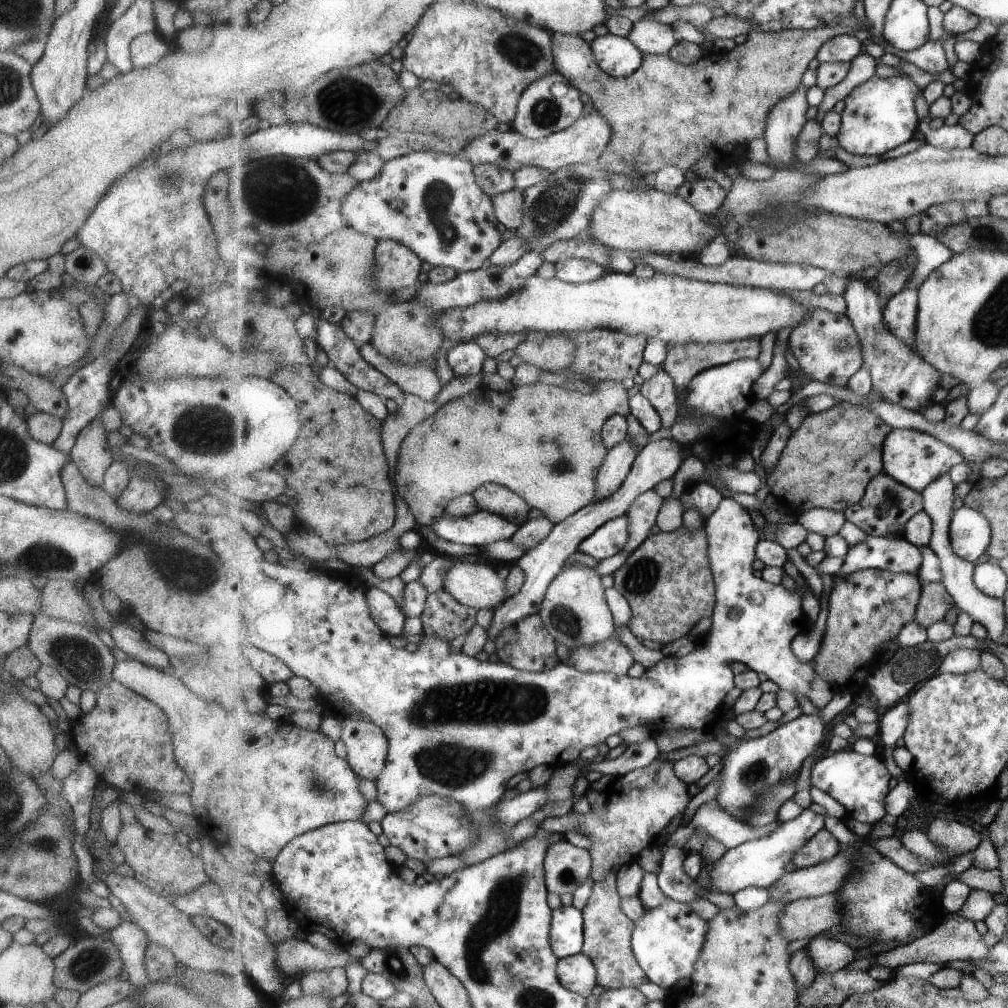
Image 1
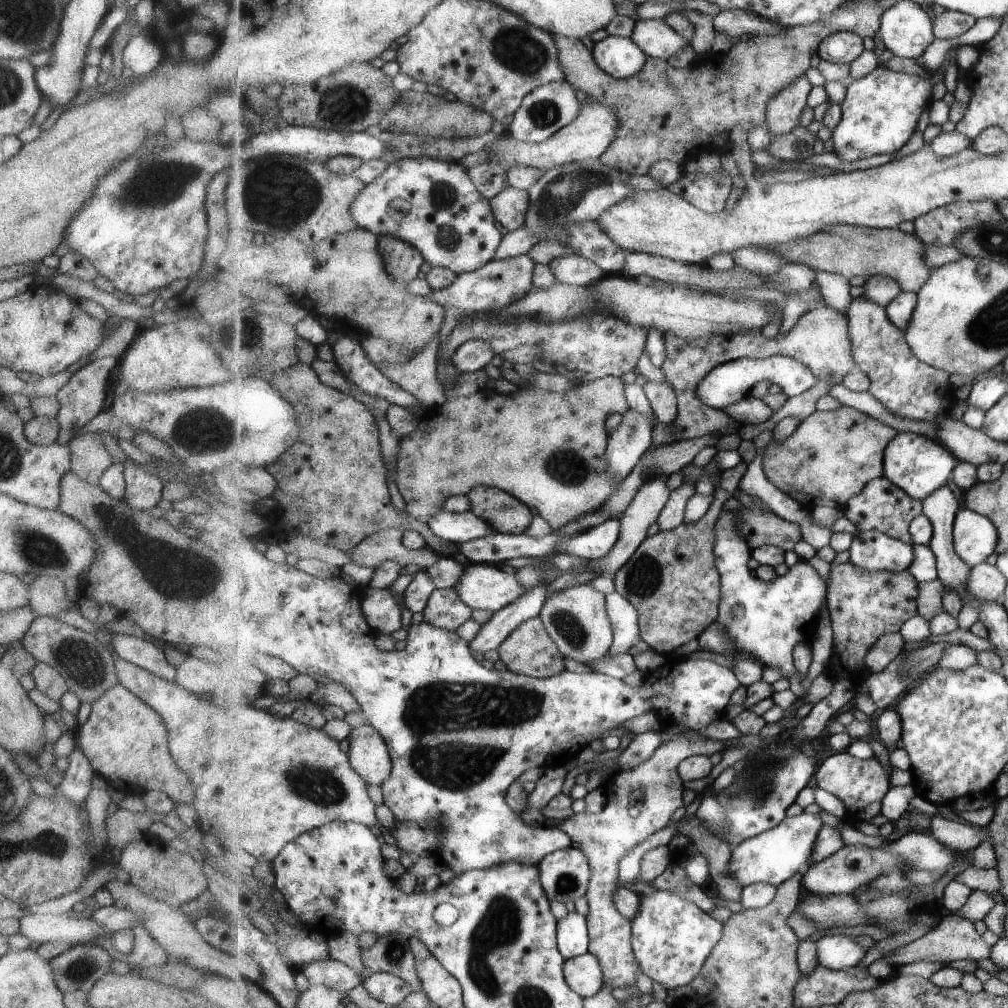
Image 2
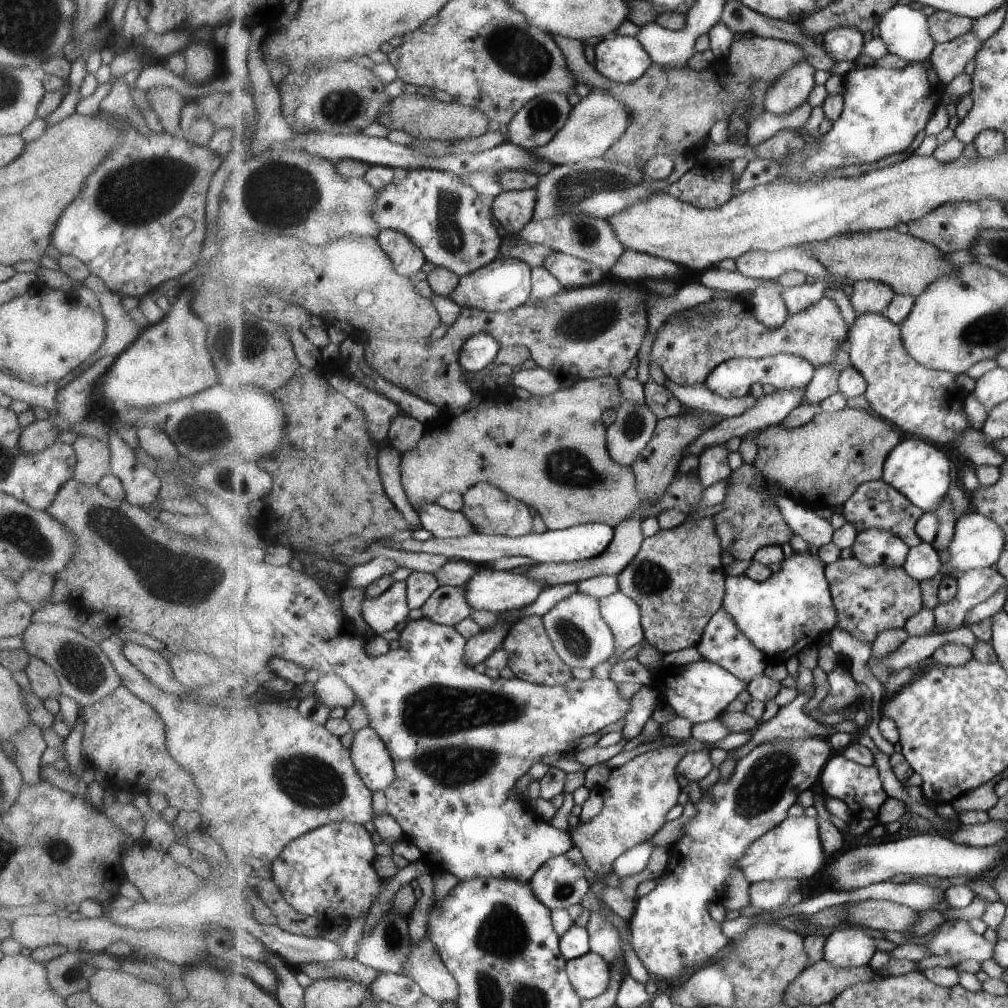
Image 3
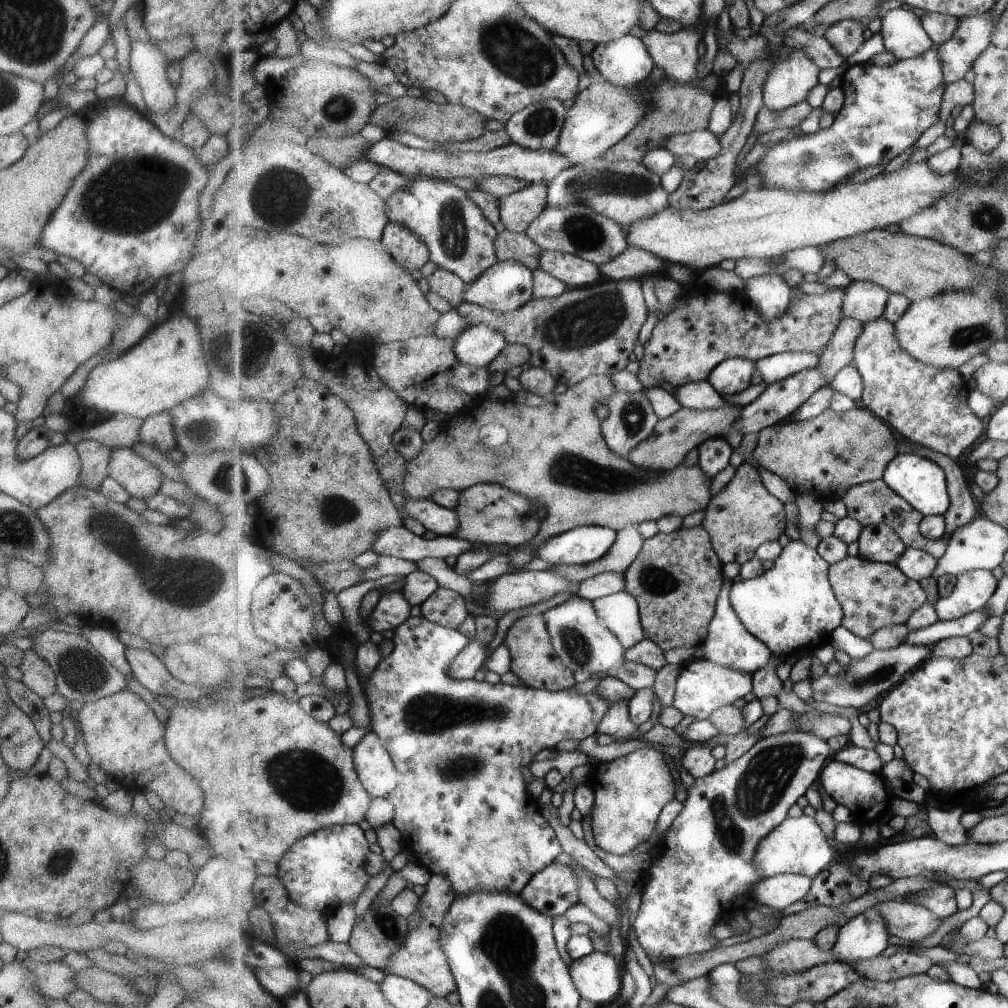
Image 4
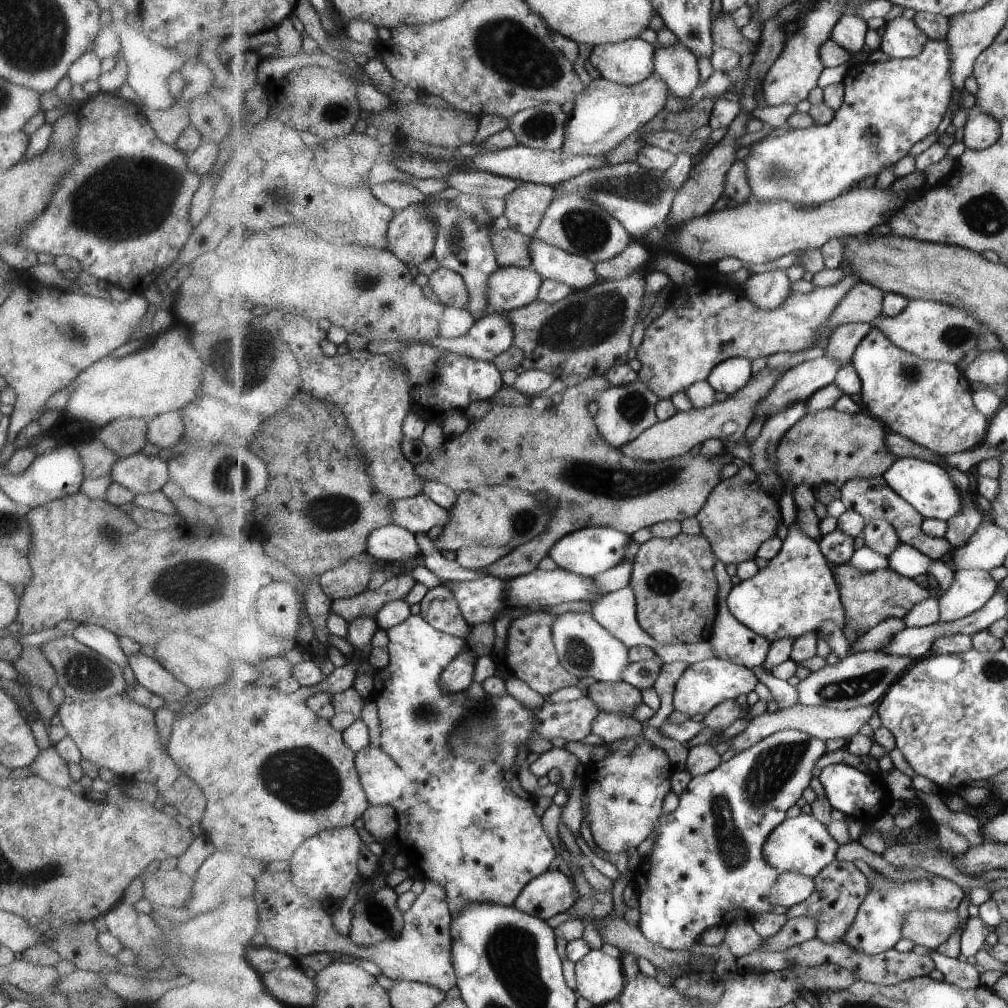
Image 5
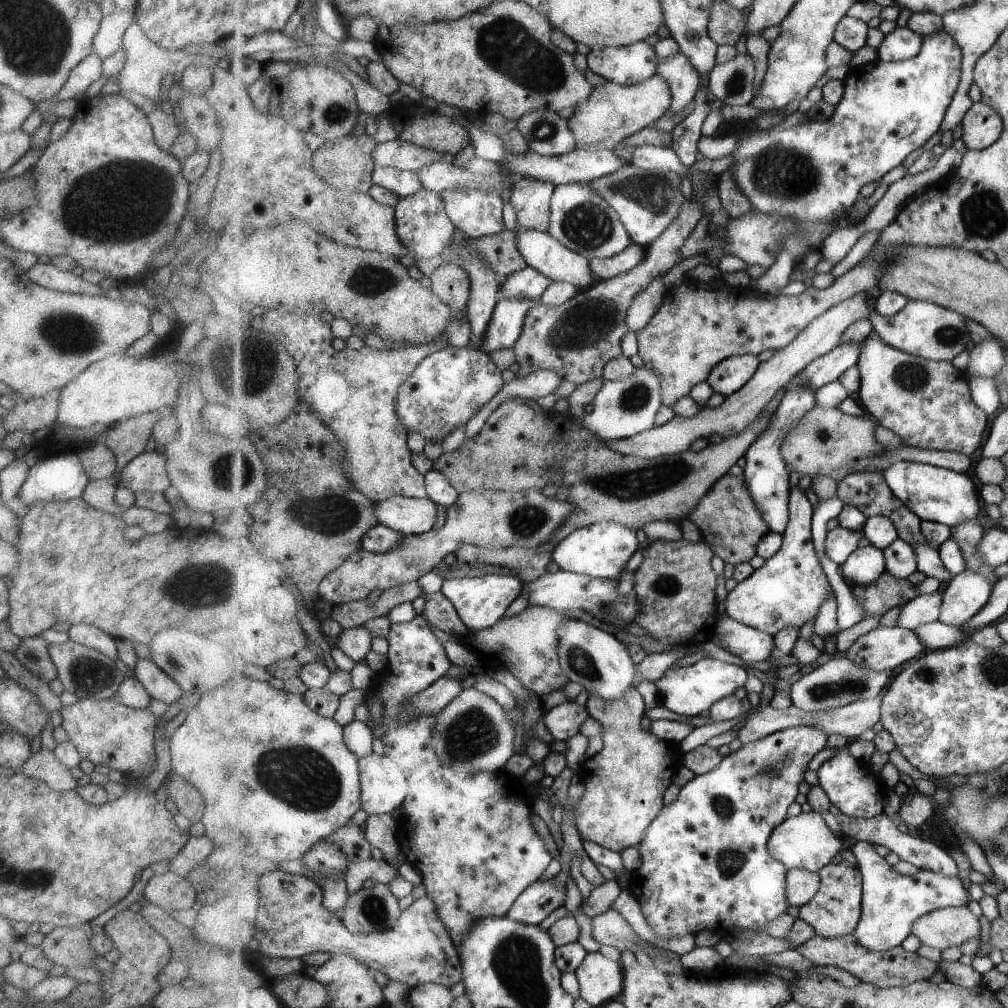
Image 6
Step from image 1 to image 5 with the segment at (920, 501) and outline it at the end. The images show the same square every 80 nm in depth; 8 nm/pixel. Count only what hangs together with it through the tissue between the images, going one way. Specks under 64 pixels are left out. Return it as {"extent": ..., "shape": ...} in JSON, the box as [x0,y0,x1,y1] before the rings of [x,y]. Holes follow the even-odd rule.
{"extent":[840,476,953,561],"shape":[[[884,476],[848,480],[841,488],[840,498],[843,499],[849,509],[856,510],[859,514],[862,514],[867,523],[875,519],[889,521],[897,529],[903,543],[918,548],[933,560],[941,561],[946,553],[949,553],[953,548],[945,537],[933,538],[925,534],[922,527],[925,520],[924,516],[910,502],[899,496],[889,486]]]}

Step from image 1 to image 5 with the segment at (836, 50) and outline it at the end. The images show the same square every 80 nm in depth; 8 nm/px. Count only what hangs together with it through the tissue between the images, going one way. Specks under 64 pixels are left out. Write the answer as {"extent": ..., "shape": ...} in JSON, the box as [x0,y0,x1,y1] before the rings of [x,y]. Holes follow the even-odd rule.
{"extent":[831,15,869,55],"shape":[[[843,15],[833,27],[831,38],[852,55],[865,46],[865,36],[869,32],[866,20],[857,15]]]}

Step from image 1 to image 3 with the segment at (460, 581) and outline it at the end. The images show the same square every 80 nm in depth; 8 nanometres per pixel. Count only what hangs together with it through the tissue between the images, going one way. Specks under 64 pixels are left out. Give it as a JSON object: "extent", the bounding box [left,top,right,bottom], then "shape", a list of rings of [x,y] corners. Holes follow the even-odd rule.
{"extent":[463,567,549,615],"shape":[[[480,567],[479,570],[463,586],[466,590],[466,599],[473,610],[487,610],[500,615],[507,611],[517,611],[518,609],[533,604],[543,589],[549,587],[541,581],[533,580],[527,572],[513,574],[509,571],[491,571]]]}

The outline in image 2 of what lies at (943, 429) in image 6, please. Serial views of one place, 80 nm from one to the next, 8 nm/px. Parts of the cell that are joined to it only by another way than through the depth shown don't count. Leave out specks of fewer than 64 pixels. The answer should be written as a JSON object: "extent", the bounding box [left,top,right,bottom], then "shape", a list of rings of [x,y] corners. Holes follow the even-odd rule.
{"extent":[847,295,960,422],"shape":[[[860,295],[853,298],[847,316],[853,360],[857,364],[857,369],[869,376],[869,392],[885,406],[887,412],[917,422],[952,418],[953,406],[960,401],[953,395],[957,388],[951,384],[952,374],[921,362],[913,354],[904,331],[889,319],[886,308]]]}

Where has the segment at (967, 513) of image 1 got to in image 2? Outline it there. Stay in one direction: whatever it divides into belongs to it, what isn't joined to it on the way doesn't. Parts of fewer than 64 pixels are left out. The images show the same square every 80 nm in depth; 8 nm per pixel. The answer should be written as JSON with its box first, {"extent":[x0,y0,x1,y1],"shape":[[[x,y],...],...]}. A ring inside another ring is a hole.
{"extent":[954,508,999,566],"shape":[[[968,508],[960,510],[954,524],[954,548],[967,566],[985,563],[997,544],[999,530],[987,516]]]}

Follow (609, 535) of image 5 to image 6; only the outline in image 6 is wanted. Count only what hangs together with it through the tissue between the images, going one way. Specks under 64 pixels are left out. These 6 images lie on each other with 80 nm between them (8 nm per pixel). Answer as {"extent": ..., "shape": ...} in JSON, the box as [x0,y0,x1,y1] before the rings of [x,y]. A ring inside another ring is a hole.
{"extent":[552,521,639,580],"shape":[[[605,521],[574,530],[552,552],[554,562],[563,570],[598,579],[617,580],[639,548],[636,530],[621,523]]]}

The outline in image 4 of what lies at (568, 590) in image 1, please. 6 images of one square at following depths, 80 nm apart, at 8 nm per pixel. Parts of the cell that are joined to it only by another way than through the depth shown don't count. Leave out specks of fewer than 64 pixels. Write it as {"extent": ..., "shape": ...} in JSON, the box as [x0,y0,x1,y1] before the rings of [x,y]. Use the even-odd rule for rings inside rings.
{"extent":[544,595,625,676],"shape":[[[572,595],[570,599],[544,613],[557,656],[573,672],[587,670],[590,674],[605,672],[608,676],[625,664],[625,646],[620,638],[597,614],[594,601]]]}

